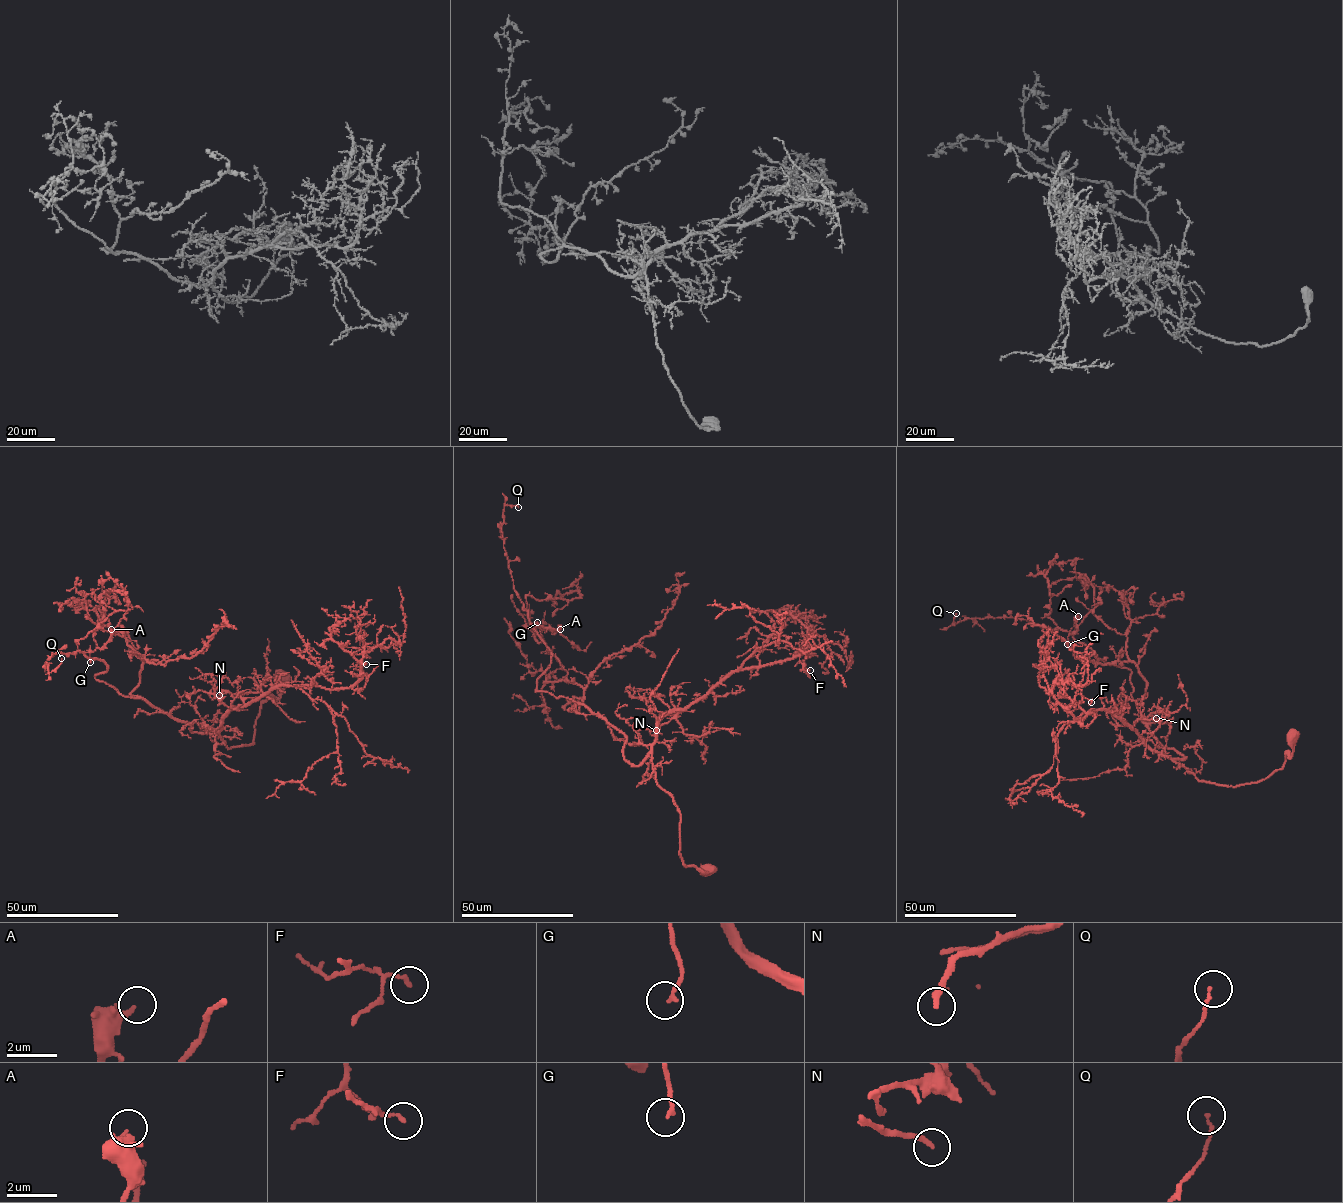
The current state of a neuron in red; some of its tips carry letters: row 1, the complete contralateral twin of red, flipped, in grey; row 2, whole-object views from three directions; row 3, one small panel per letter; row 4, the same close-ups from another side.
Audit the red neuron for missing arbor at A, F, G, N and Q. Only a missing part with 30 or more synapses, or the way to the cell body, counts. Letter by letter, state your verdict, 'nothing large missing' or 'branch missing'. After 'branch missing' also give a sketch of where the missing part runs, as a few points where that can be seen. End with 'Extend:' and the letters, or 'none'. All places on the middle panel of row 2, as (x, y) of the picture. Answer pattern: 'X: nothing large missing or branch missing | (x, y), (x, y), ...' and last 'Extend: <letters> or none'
A: nothing large missing
F: nothing large missing
G: branch missing
N: branch missing | (656, 730), (657, 744), (662, 747)
Q: nothing large missing
Extend: G, N

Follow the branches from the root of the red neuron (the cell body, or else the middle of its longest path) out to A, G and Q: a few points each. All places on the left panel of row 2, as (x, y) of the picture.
A: (282, 677), (253, 744), (228, 748), (188, 702), (163, 713), (95, 678), (107, 664), (83, 653), (111, 629)
G: (282, 677), (253, 744), (228, 748), (188, 702), (163, 713), (97, 680), (107, 664), (84, 652), (90, 662)
Q: (282, 677), (253, 744), (228, 748), (188, 702), (163, 713), (122, 695), (79, 651), (48, 672), (61, 658)

